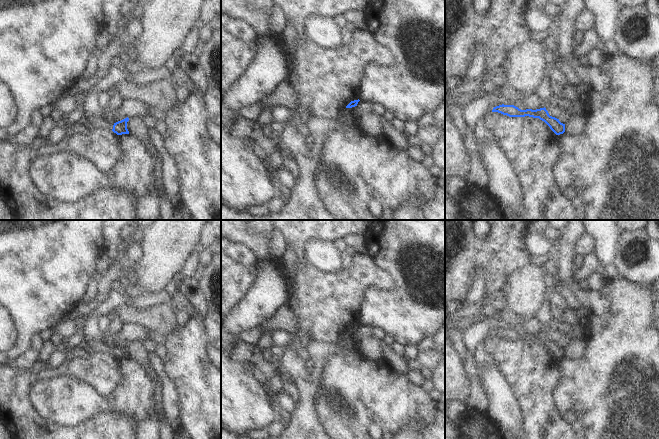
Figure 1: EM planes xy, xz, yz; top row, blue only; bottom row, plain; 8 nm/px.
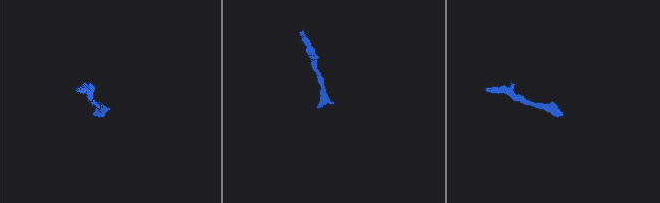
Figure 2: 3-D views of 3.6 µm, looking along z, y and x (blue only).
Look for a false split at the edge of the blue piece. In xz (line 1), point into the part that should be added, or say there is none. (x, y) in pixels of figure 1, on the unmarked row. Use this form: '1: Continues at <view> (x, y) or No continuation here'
1: No continuation here

